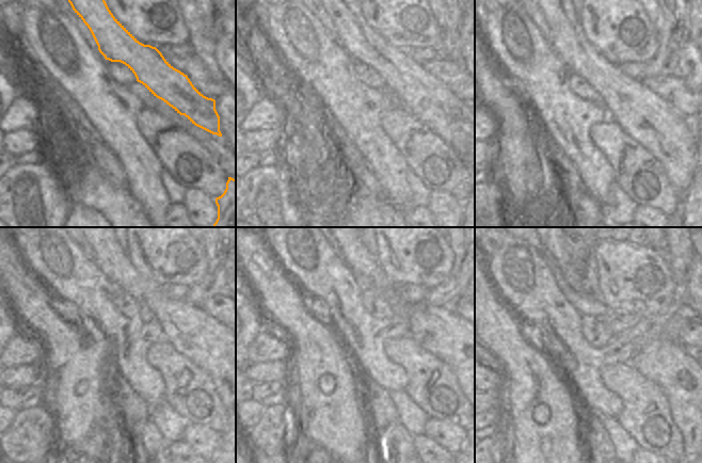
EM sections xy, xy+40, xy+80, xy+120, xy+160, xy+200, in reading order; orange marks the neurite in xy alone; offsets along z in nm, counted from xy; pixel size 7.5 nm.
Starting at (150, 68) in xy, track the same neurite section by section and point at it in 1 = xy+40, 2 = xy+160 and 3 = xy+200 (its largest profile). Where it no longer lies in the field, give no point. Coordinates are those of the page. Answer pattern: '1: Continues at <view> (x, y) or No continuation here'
1: Continues at xy+40 (426, 97)
2: Continues at xy+160 (452, 395)
3: Continues at xy+200 (691, 395)

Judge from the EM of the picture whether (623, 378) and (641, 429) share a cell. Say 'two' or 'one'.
one

